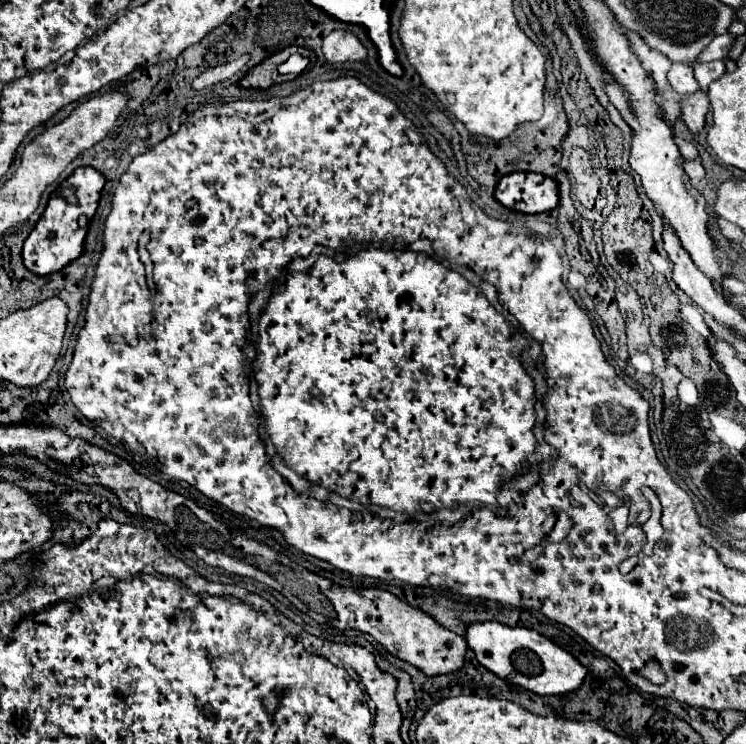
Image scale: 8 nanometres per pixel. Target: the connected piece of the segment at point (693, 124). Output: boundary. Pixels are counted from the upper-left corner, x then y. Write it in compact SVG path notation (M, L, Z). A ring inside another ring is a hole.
M697 91L695 95L687 97L681 105L683 109L683 121L687 123L691 133L699 133L701 129L705 129L705 115L709 111L709 99L703 91Z

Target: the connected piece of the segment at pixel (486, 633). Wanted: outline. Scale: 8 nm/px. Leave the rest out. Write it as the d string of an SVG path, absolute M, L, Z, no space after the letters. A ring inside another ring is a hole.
M485 621L469 625L465 639L475 651L477 661L485 669L537 695L563 695L577 691L587 675L587 669L571 653L567 653L565 649L561 649L533 629L517 629L501 625L497 621Z

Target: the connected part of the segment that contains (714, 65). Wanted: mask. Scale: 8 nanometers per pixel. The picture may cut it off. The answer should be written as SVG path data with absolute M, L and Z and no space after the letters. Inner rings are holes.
M709 61L709 63L697 63L693 65L695 79L699 81L701 89L707 91L713 81L717 81L725 73L725 61Z

